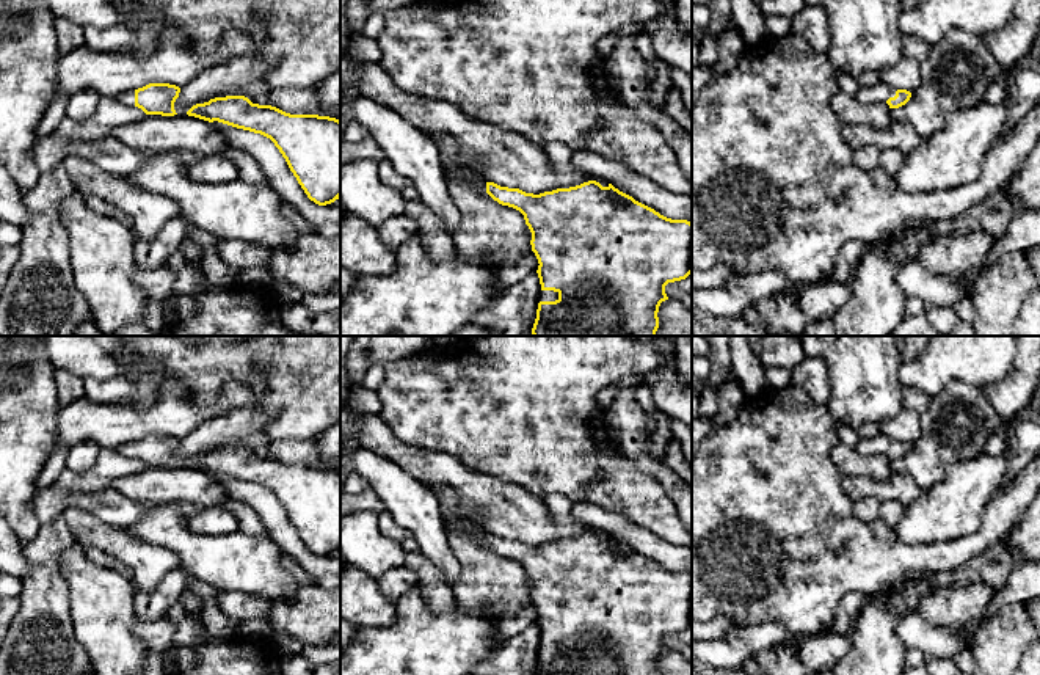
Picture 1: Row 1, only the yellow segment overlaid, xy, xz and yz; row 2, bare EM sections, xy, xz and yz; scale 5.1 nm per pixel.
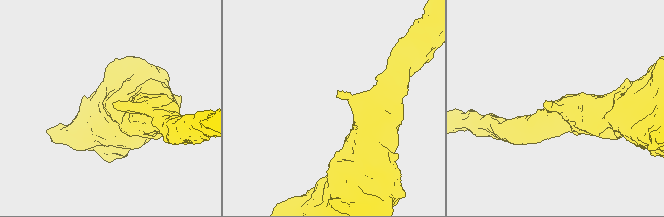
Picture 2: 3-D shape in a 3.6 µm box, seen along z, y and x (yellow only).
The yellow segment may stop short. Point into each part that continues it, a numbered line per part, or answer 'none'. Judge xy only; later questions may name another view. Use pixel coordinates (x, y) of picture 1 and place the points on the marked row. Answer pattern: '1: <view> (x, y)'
1: xy (127, 98)

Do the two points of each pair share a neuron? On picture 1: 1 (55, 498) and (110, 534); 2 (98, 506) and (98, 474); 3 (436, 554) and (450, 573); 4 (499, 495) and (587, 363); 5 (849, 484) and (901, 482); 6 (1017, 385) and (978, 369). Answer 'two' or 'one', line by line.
1: two
2: two
3: one
4: two
5: one
6: two

